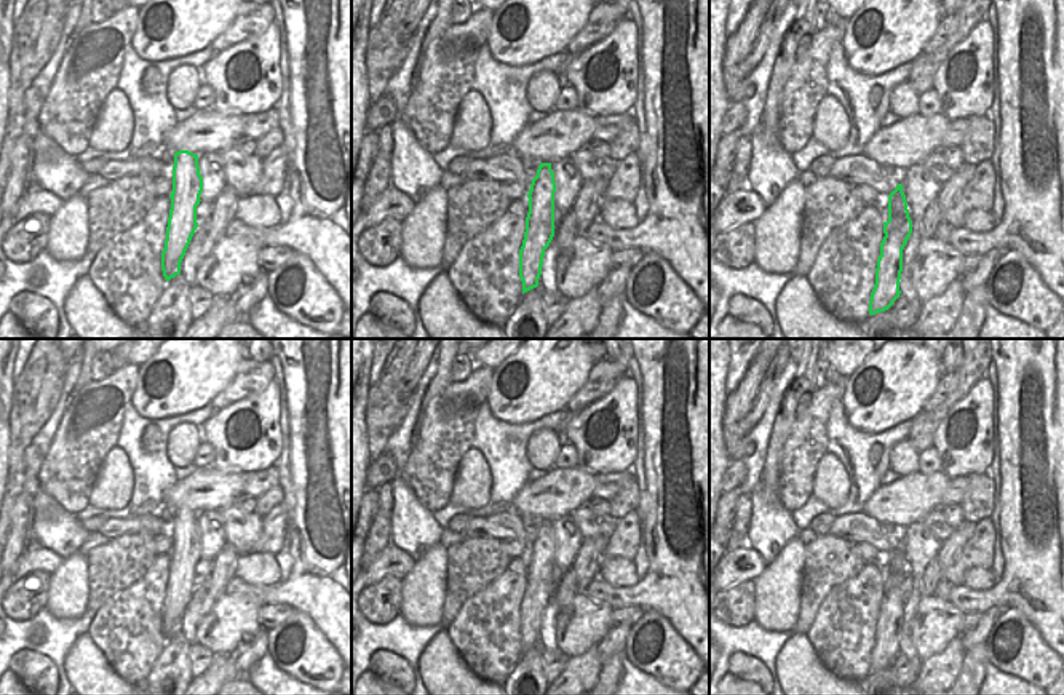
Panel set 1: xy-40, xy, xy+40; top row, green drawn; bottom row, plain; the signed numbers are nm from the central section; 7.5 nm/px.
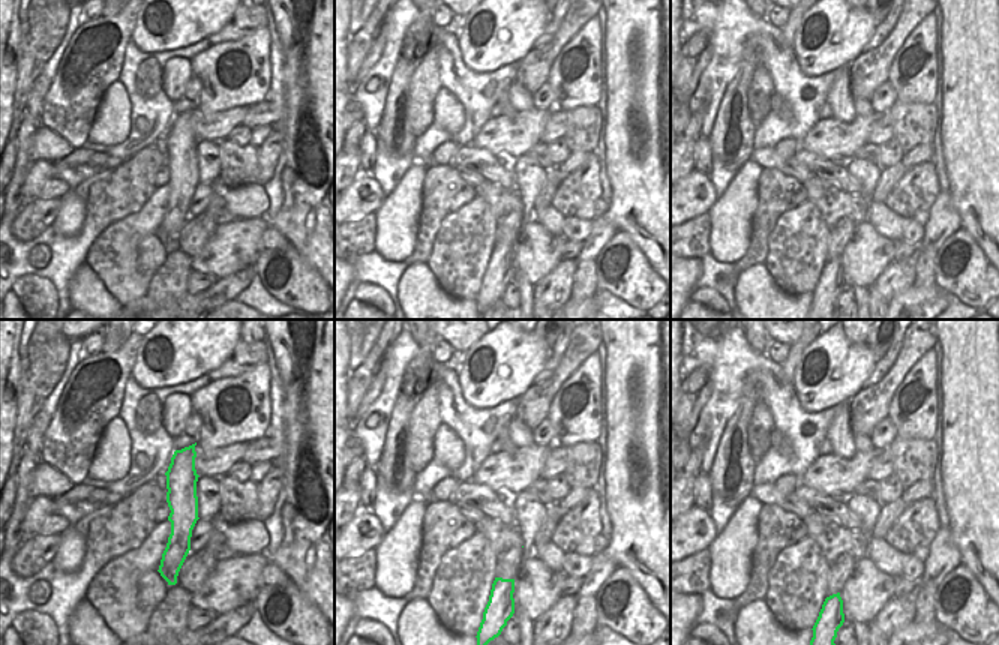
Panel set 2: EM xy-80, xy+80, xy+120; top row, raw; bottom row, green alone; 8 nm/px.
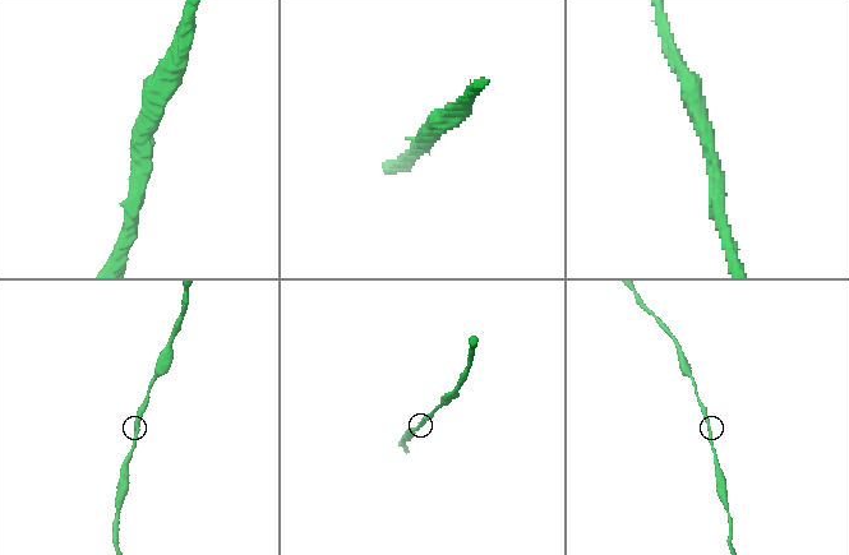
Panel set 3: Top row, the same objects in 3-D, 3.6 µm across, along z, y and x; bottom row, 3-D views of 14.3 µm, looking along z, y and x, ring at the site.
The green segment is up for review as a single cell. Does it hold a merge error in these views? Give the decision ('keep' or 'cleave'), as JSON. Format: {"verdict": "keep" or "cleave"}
{"verdict": "keep"}

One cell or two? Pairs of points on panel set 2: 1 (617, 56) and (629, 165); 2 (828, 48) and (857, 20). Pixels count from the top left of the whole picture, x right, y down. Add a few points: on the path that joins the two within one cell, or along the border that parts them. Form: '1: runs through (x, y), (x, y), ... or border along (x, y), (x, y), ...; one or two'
1: runs through (623, 83), (624, 138); one
2: runs through (837, 45), (848, 29); one

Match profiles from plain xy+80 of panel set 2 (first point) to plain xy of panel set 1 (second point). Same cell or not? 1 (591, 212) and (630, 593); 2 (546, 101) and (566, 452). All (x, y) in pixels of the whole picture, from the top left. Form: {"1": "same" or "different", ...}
{"1": "different", "2": "same"}

